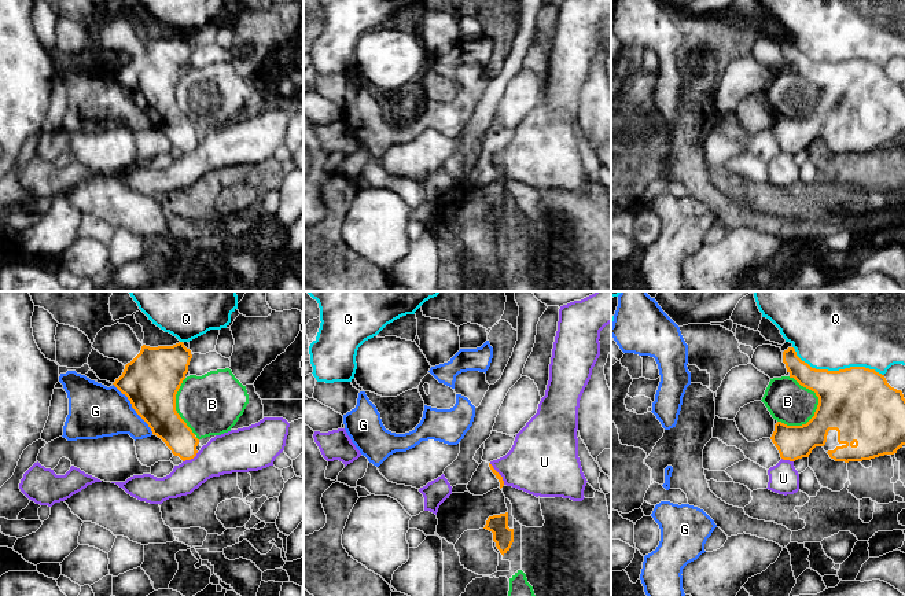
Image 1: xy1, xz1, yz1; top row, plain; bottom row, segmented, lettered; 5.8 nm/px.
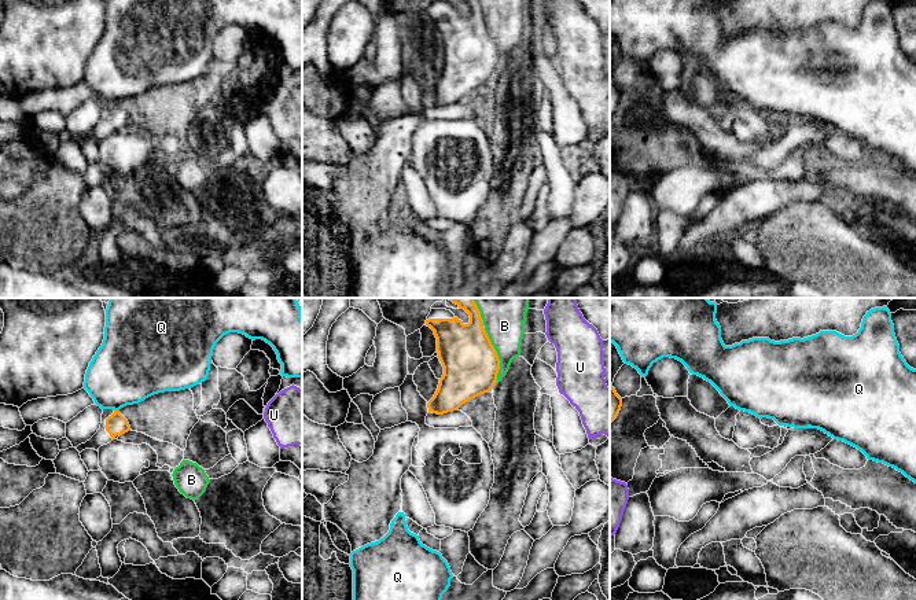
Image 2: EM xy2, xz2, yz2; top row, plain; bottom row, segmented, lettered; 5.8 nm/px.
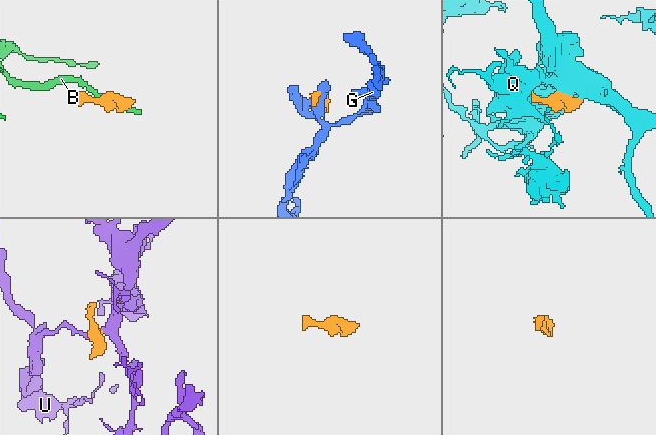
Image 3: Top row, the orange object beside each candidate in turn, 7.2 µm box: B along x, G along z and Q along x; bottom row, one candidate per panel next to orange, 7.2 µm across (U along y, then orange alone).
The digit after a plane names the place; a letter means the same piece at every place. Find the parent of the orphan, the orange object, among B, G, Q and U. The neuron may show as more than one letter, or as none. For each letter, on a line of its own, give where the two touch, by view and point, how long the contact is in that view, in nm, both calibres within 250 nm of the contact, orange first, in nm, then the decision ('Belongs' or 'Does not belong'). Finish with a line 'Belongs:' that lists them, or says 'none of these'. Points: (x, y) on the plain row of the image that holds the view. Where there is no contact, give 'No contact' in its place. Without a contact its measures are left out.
B: Touches orange at yz1 (817, 88). Shared border 300 nm. Thickness 420 nm (orange) against 240 nm. Does not belong
G: Touches orange at xy1 (132, 99). Shared border 380 nm. Thickness 320 nm (orange) against 320 nm. Does not belong
Q: Touches orange at yz1 (837, 63). Shared border 550 nm. Thickness 420 nm (orange) against 360 nm. Does not belong
U: Touches orange at xy1 (190, 151). Shared border 110 nm. Thickness 180 nm (orange) against 240 nm. Does not belong
Belongs: none of these

